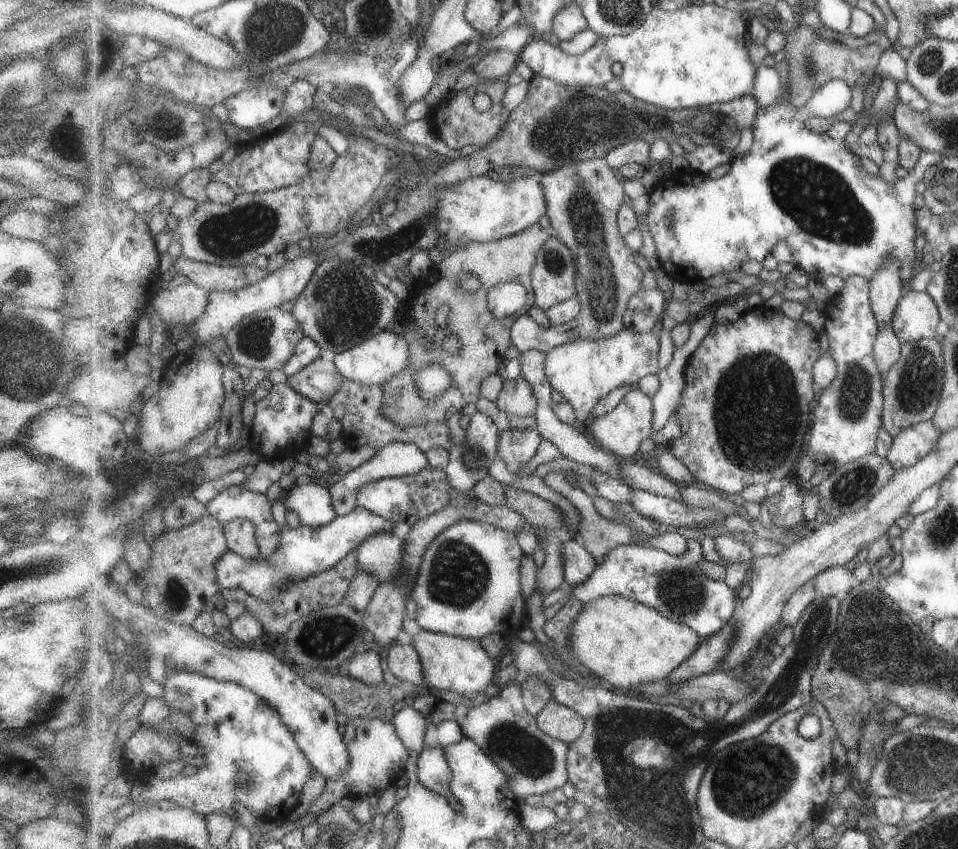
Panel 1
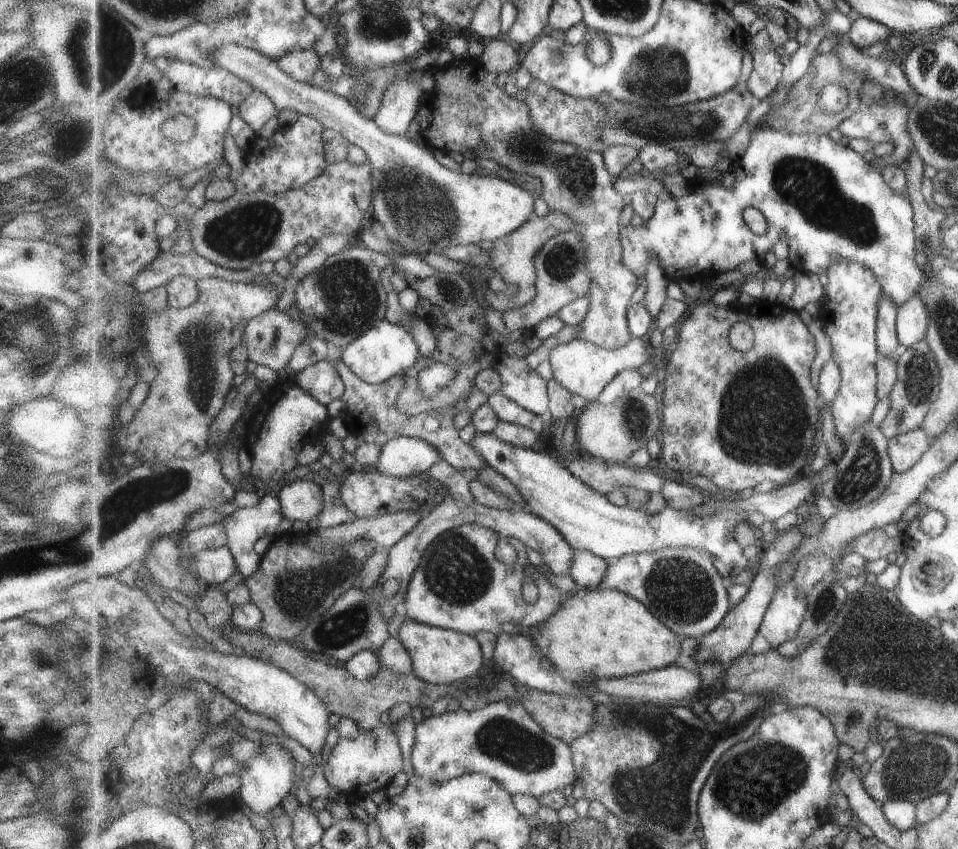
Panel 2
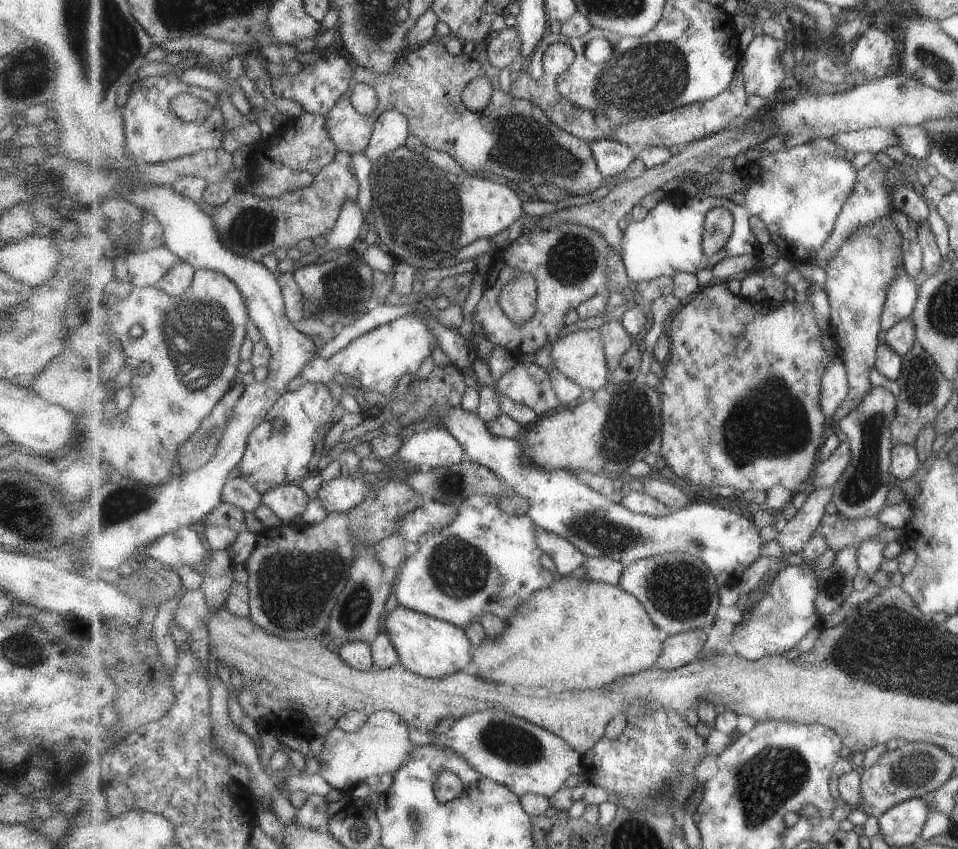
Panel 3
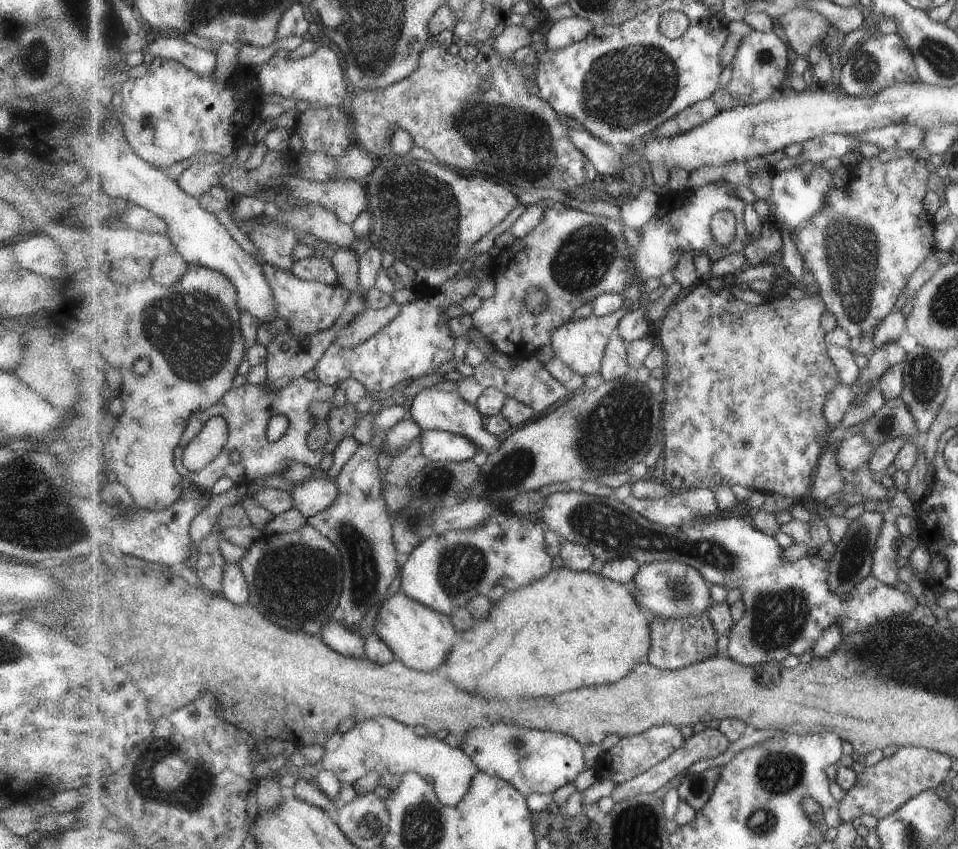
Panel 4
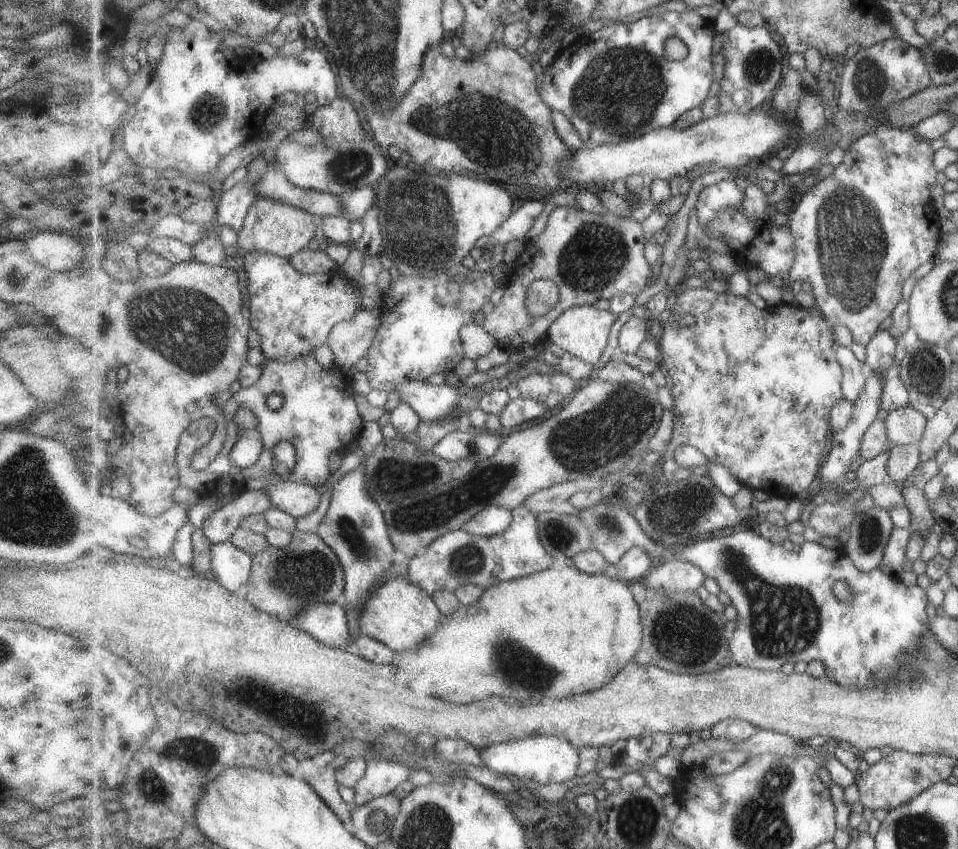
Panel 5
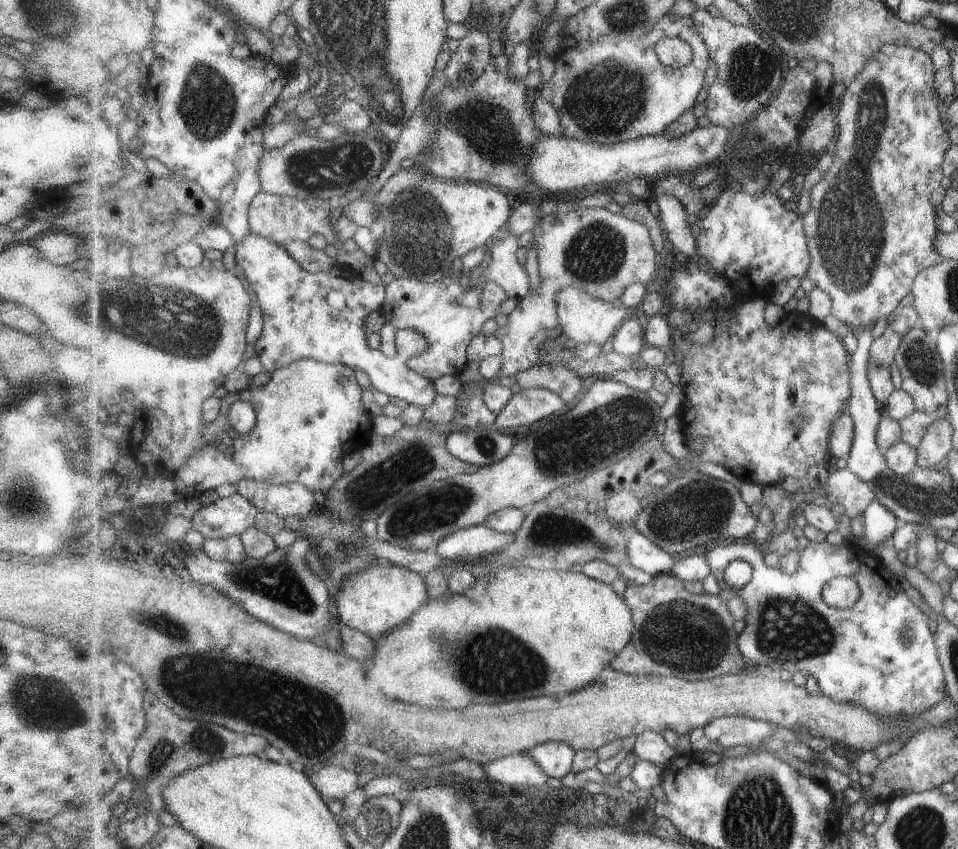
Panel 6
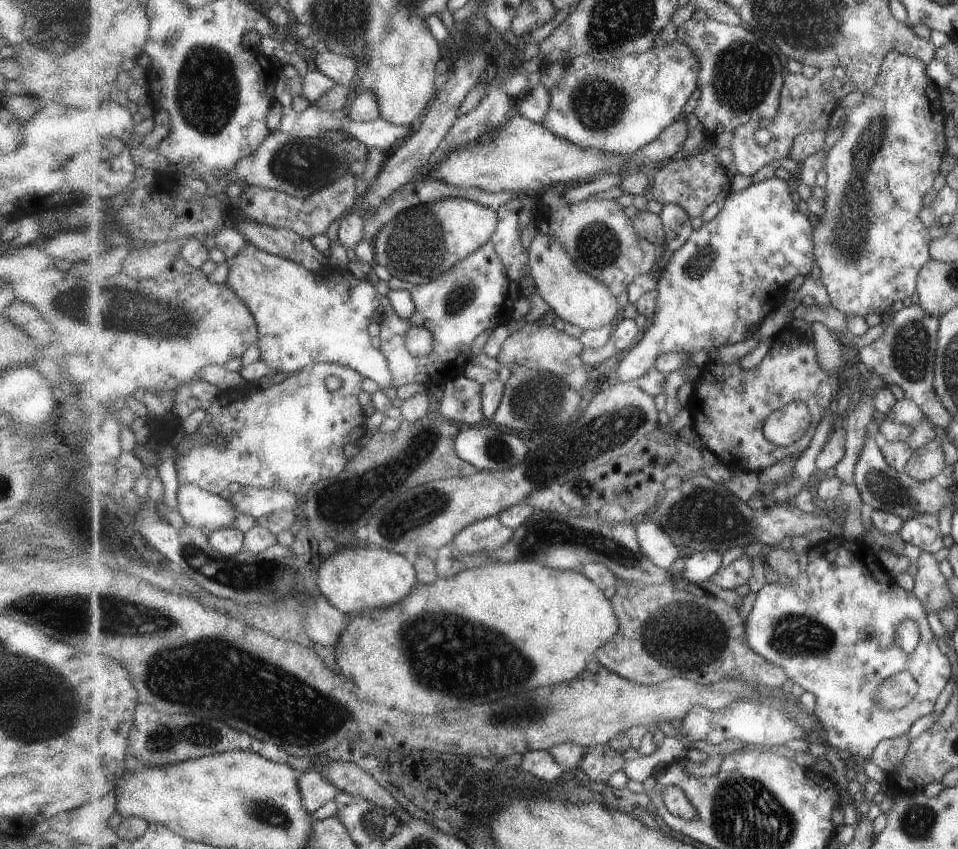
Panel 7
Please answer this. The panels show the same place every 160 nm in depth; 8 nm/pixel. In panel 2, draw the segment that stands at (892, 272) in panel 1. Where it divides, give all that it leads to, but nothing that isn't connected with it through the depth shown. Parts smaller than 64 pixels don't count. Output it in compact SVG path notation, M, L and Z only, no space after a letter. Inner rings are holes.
M885 294L882 296L877 332L878 351L882 356L892 358L897 364L906 351L905 346L899 342L896 329L898 308L893 299Z

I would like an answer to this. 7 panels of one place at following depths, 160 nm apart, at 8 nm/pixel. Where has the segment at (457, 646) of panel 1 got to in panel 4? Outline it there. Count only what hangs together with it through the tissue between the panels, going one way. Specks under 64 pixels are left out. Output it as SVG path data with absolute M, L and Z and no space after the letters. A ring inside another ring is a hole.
M401 591L383 604L374 629L393 650L396 659L408 668L425 672L434 672L447 662L459 642L460 635L450 616L407 598Z

